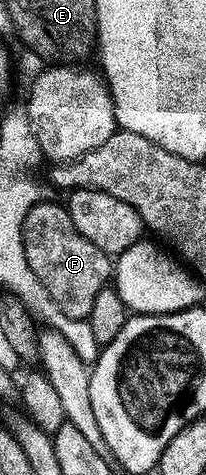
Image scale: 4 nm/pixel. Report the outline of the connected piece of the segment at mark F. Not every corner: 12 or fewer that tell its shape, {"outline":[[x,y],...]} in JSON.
{"outline":[[44,199],[27,216],[29,267],[66,317],[85,319],[113,261]]}

